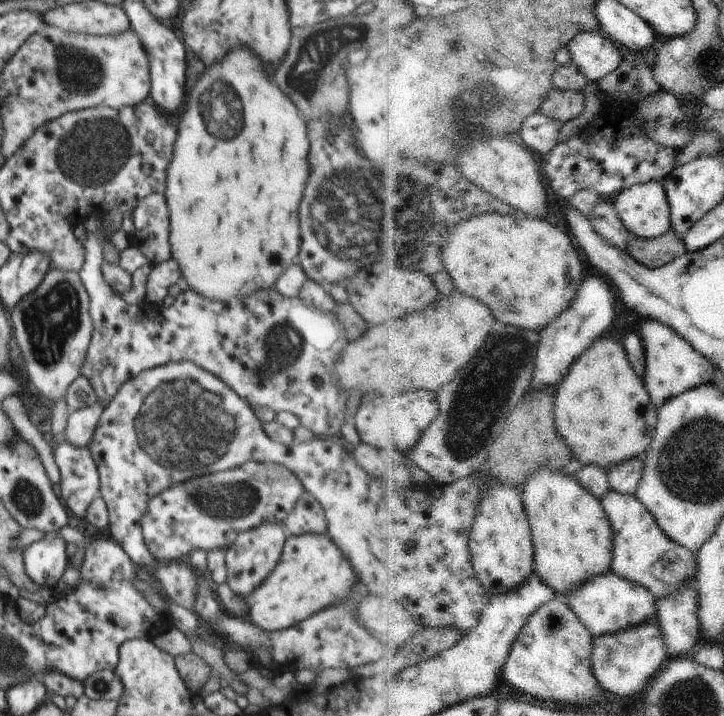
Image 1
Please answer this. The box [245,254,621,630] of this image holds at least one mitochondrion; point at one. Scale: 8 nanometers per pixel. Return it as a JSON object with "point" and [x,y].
{"point":[478,404]}

